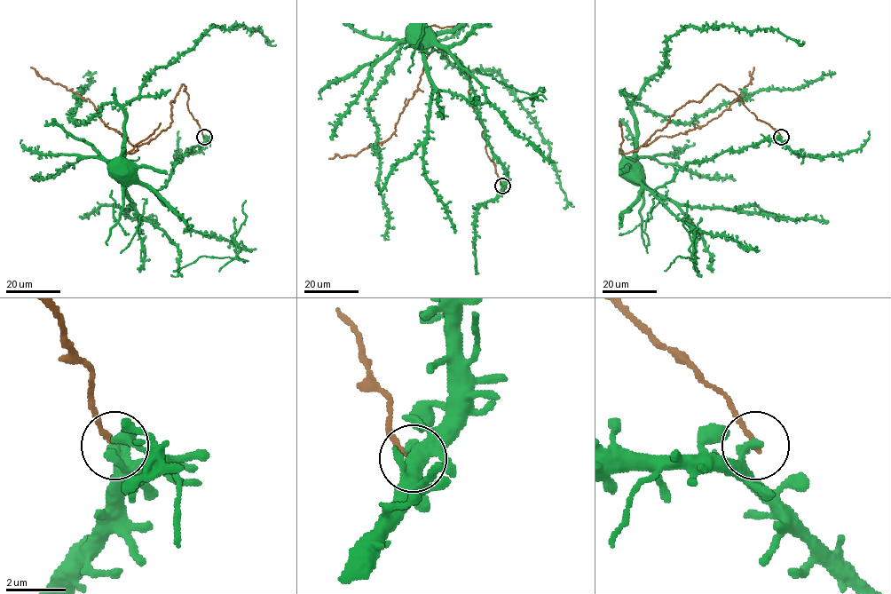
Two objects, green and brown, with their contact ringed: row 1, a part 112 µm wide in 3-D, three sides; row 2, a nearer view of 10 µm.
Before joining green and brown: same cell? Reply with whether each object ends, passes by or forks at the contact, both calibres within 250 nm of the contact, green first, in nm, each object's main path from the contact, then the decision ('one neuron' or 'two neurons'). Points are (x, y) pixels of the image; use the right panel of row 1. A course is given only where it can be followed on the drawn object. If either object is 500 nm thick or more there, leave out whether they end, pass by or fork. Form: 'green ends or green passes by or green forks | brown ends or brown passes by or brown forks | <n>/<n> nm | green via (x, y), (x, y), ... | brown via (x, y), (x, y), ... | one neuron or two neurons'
green ends | brown ends | 340/190 nm | green via (782, 137), (686, 162), (649, 190), (637, 178), (632, 102), (686, 27), (775, 29), (803, 41) | brown via (782, 137), (718, 84), (700, 101), (681, 107), (666, 127), (640, 146), (717, 118), (750, 84), (753, 67) | two neurons

